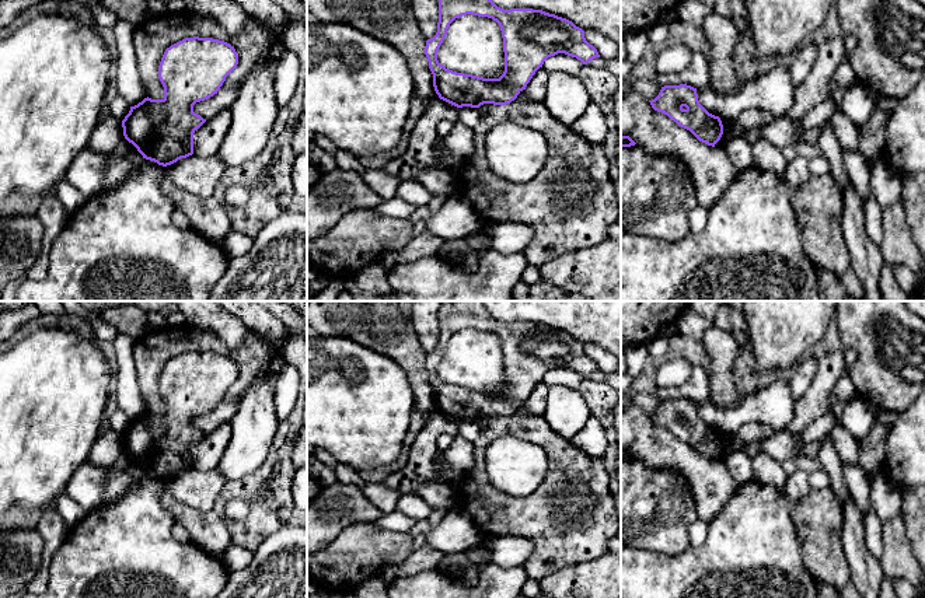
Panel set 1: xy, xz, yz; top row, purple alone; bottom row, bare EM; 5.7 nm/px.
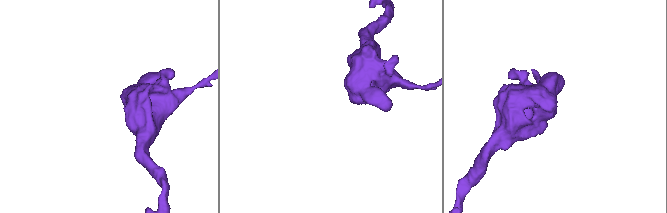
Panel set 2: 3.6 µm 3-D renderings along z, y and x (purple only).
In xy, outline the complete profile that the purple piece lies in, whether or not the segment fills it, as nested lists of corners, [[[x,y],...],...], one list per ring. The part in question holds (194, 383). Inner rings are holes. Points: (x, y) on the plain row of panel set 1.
[[[185,352],[165,363],[158,392],[164,401],[163,413],[144,412],[122,434],[123,450],[143,472],[167,480],[193,468],[193,447],[206,433],[193,426],[196,416],[205,415],[220,403],[226,391],[237,381],[235,363],[213,352]]]

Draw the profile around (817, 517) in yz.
[[[830,487],[811,489],[795,503],[792,517],[810,574],[842,592],[852,576],[841,542],[842,504],[835,493]]]

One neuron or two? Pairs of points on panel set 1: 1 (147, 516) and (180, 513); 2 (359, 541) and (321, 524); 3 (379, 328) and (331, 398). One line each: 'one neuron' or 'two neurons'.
1: two neurons
2: two neurons
3: two neurons

